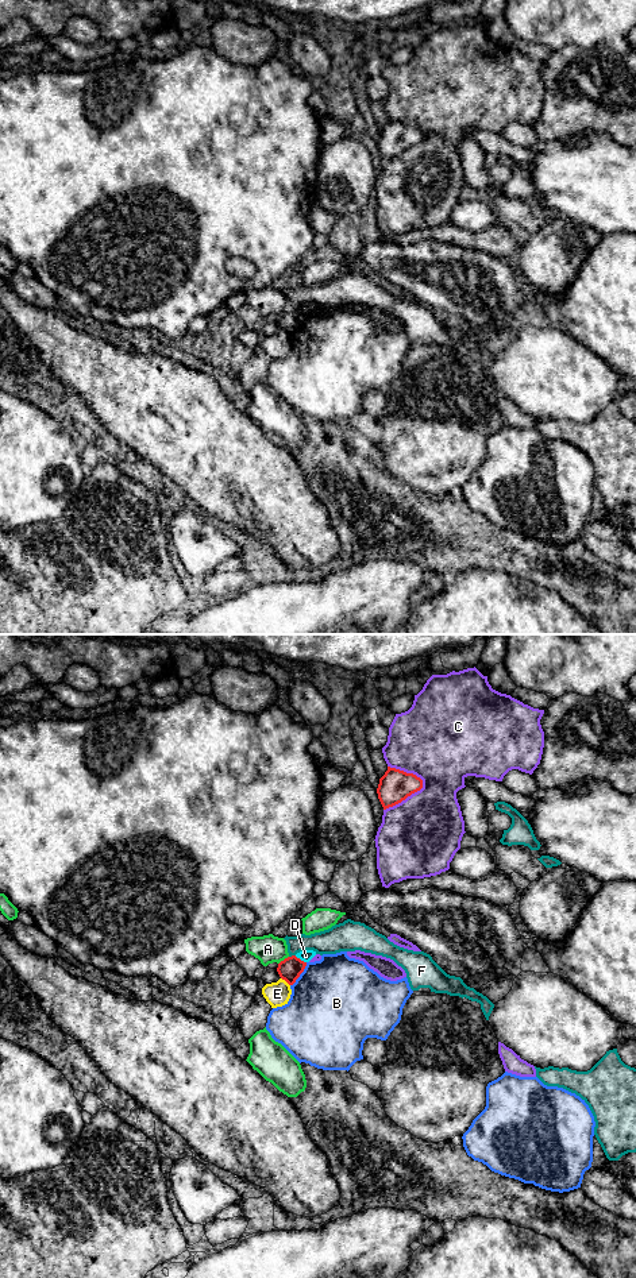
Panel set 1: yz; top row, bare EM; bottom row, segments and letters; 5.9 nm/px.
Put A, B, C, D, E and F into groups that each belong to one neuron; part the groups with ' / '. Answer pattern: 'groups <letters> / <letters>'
groups A / B / C / D / E / F

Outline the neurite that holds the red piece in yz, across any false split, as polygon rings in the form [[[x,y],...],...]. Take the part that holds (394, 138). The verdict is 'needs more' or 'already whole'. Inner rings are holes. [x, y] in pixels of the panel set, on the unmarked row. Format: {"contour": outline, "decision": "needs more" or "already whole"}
{"contour": [[[388,119],[388,123],[379,131],[377,146],[383,162],[386,162],[421,140],[423,132],[416,127]]], "decision": "already whole"}

